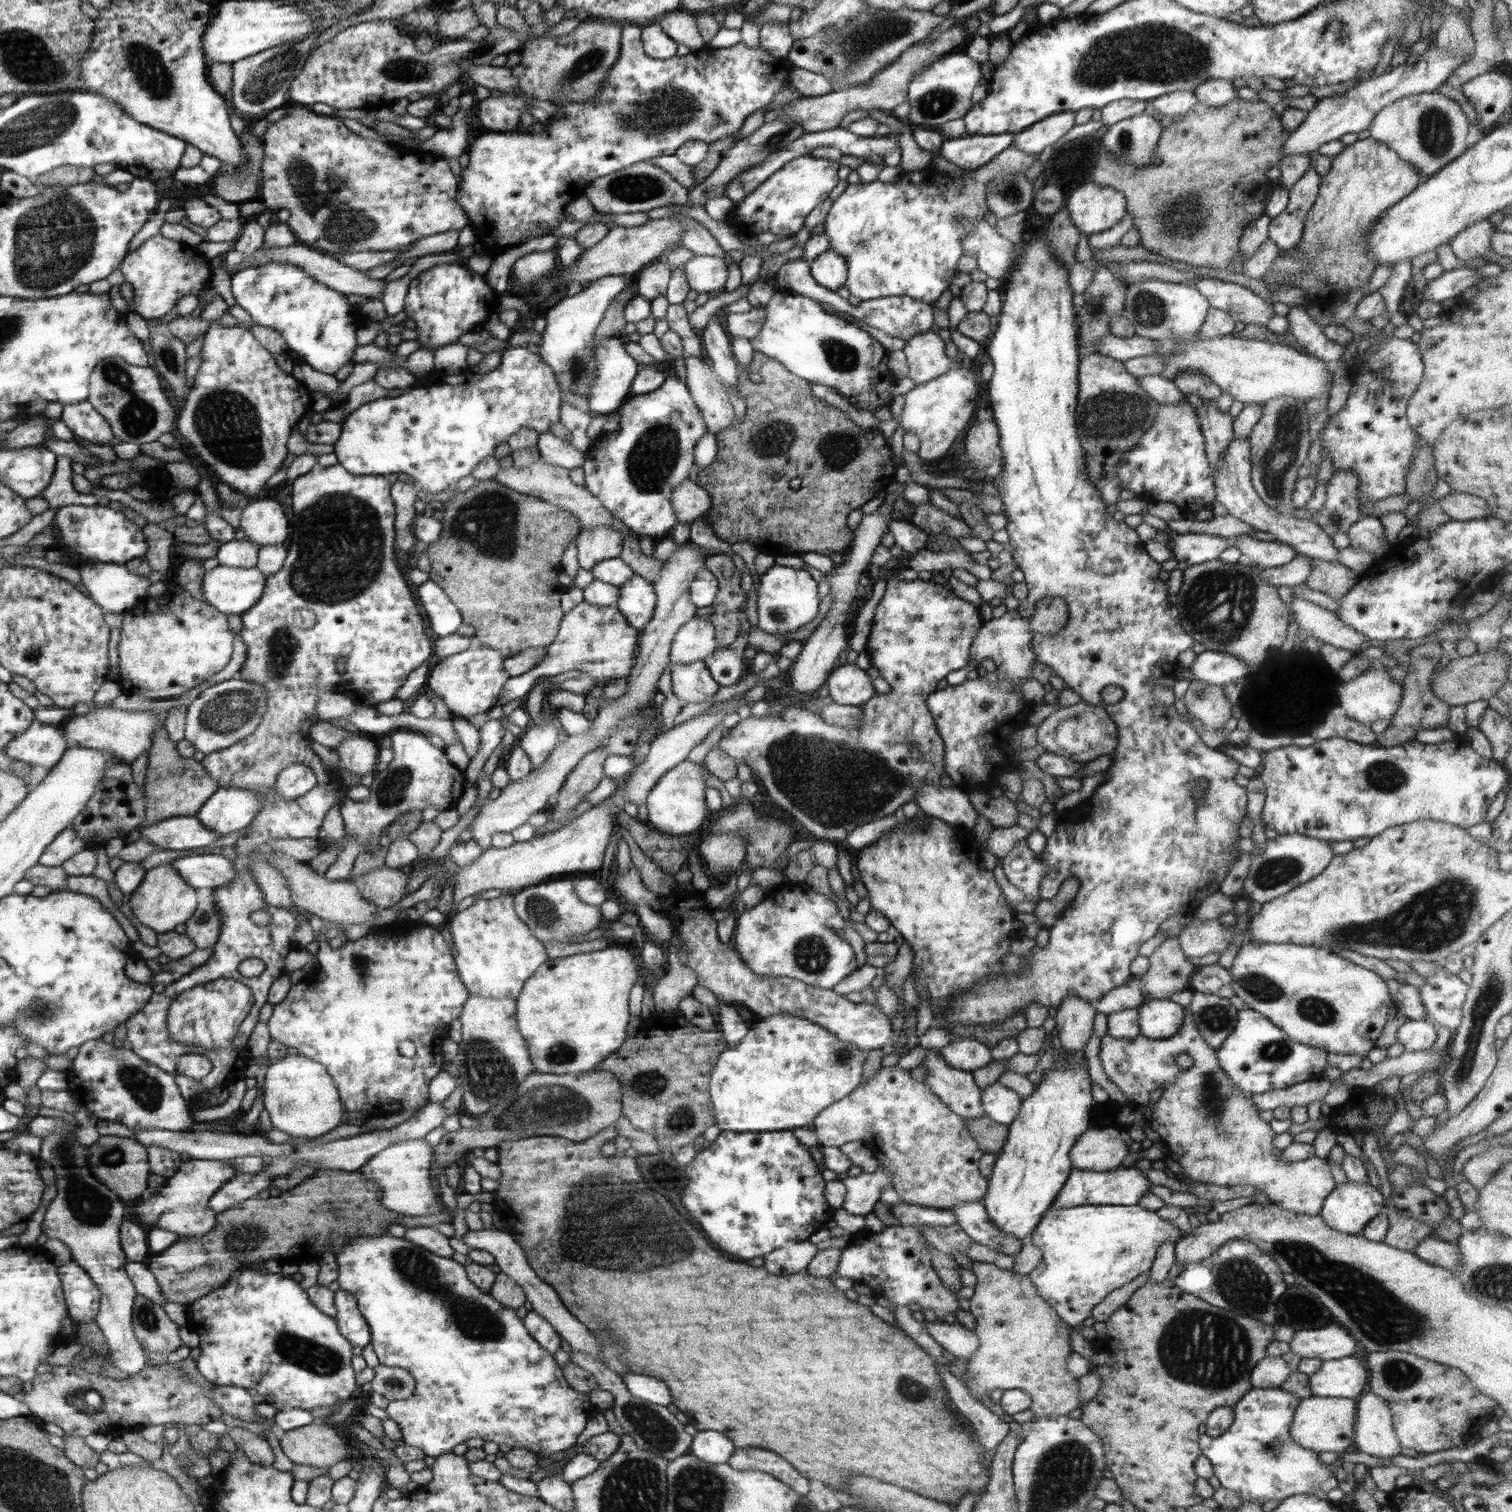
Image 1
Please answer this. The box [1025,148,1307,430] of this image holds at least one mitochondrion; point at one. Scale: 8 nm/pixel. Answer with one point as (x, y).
(1184, 215)

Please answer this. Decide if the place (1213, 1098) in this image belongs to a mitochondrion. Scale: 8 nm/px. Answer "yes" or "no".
yes

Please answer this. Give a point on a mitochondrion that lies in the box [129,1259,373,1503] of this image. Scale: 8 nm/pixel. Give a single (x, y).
(322, 1360)

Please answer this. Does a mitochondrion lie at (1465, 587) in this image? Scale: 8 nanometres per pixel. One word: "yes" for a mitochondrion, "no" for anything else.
no

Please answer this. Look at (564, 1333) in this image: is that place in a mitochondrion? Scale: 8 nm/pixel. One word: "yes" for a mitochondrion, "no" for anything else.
no

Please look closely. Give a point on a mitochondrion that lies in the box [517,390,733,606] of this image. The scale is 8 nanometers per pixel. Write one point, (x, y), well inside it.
(653, 458)

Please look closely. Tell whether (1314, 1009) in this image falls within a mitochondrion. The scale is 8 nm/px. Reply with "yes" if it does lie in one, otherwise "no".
yes

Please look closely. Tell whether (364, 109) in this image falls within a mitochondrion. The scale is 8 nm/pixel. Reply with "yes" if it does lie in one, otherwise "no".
no

